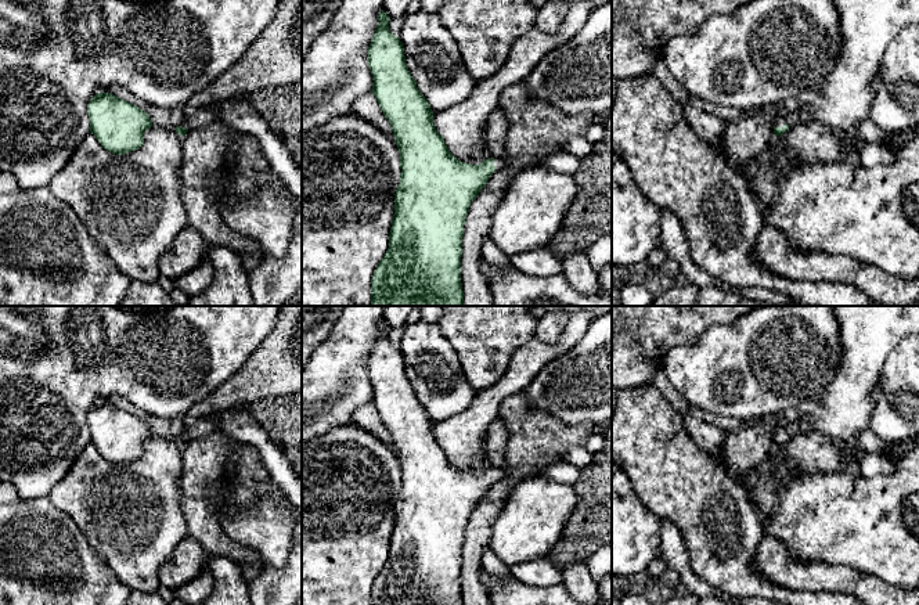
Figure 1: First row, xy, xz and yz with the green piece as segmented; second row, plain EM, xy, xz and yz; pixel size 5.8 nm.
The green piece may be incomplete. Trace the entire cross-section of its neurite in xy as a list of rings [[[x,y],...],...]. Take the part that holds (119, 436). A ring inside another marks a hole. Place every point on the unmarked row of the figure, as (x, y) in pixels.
[[[97,403],[87,415],[90,443],[95,446],[104,460],[122,465],[138,460],[144,451],[144,442],[152,436],[145,421],[109,403]]]

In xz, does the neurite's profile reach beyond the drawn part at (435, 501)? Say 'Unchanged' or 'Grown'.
Grown

